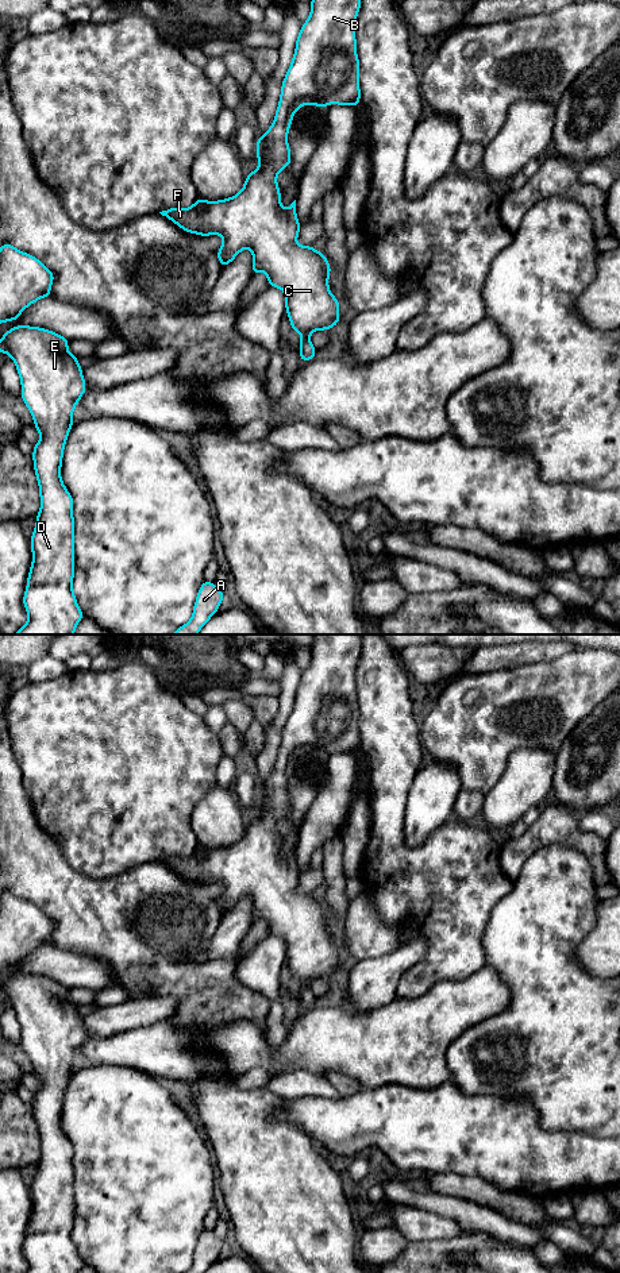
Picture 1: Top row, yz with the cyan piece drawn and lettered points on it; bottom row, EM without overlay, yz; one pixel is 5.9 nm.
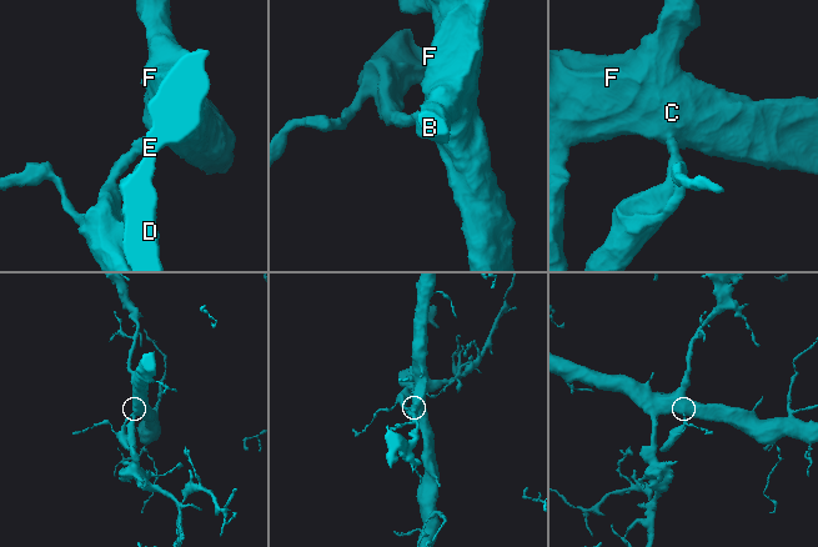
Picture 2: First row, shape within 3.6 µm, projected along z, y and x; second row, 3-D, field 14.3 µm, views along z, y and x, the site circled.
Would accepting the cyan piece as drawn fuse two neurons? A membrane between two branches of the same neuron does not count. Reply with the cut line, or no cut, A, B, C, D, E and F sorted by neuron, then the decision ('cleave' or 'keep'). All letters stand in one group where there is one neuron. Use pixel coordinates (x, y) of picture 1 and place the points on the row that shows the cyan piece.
no cut | A B C D E F | keep

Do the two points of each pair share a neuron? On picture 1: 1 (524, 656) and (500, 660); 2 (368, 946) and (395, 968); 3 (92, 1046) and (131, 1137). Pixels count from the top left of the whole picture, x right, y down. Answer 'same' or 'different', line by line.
1: same
2: different
3: different

